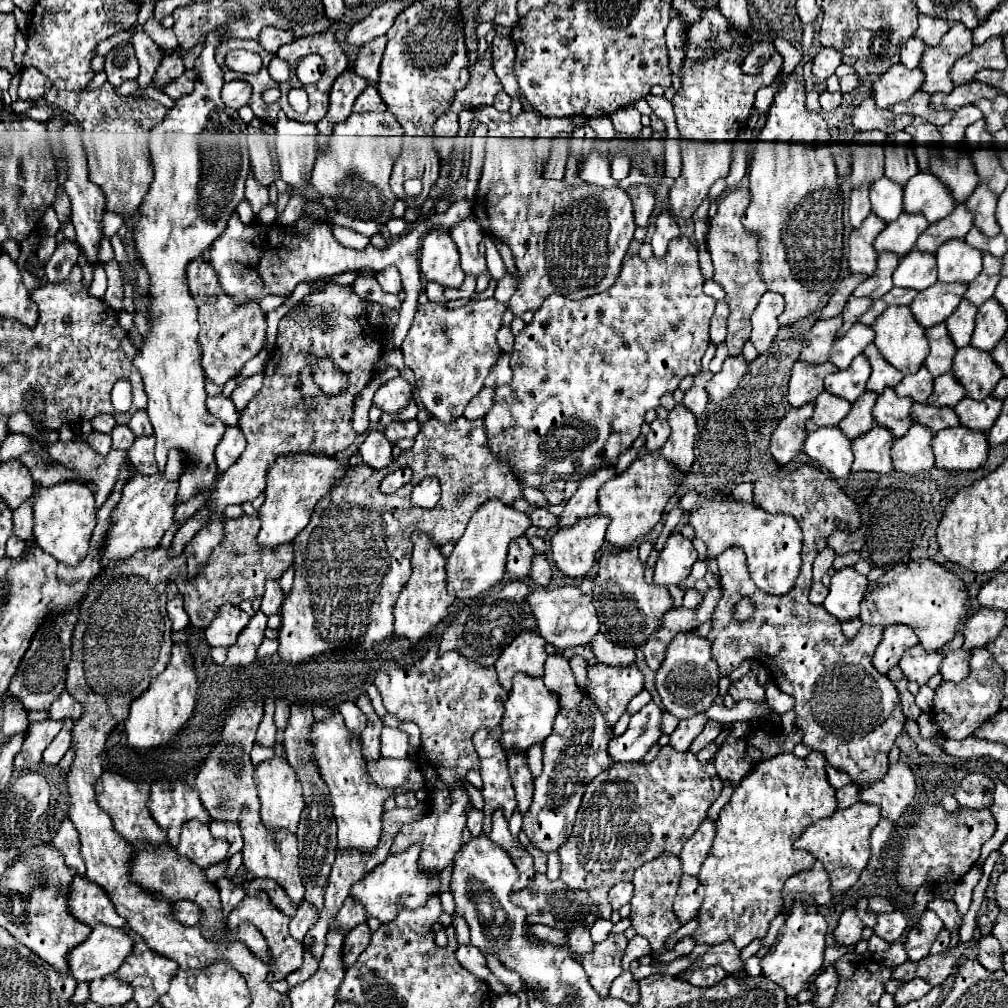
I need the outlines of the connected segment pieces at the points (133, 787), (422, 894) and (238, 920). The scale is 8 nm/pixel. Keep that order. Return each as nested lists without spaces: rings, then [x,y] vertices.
[[[108,770],[94,784],[94,792],[96,792],[98,806],[110,814],[116,832],[122,838],[126,838],[130,844],[138,846],[140,840],[148,840],[150,846],[158,846],[158,844],[166,842],[166,834],[160,830],[160,826],[156,826],[154,818],[150,816],[150,812],[146,808],[146,802],[148,802],[148,796],[150,796],[150,786],[148,784],[132,782],[132,780],[124,778],[124,776]]]
[[[420,842],[412,844],[408,850],[404,850],[402,854],[390,854],[382,864],[378,864],[374,870],[370,870],[360,882],[356,882],[352,886],[352,896],[356,896],[368,916],[378,918],[380,922],[390,922],[396,918],[396,914],[400,912],[400,908],[410,908],[416,910],[420,906],[424,906],[424,902],[430,898],[430,894],[440,894],[440,878],[438,876],[428,876],[420,870],[418,866],[418,858],[420,858]]]
[[[256,894],[256,896],[244,896],[242,902],[228,914],[228,926],[230,928],[236,928],[238,924],[242,924],[242,920],[248,920],[252,922],[260,932],[262,936],[266,938],[268,946],[270,946],[270,952],[272,952],[272,966],[270,966],[270,974],[268,974],[268,980],[270,982],[276,982],[276,980],[284,980],[290,972],[298,970],[302,966],[302,954],[304,954],[304,948],[300,942],[296,942],[290,934],[288,934],[288,924],[290,924],[290,918],[286,914],[282,914],[276,906],[272,906],[268,894]]]

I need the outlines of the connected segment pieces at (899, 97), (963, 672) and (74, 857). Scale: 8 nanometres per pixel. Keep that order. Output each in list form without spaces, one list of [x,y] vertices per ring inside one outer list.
[[[894,64],[886,74],[882,74],[872,84],[872,96],[876,108],[890,108],[896,102],[908,100],[924,82],[924,72],[920,68],[908,70],[904,64]]]
[[[956,632],[956,636],[942,648],[942,652],[944,652],[944,662],[942,662],[940,674],[942,674],[944,680],[960,682],[964,676],[968,676],[970,652],[962,648],[962,642],[964,642],[962,632]]]
[[[64,818],[64,820],[60,822],[52,844],[64,854],[66,864],[68,864],[70,868],[76,868],[76,870],[78,870],[78,876],[84,876],[86,868],[84,868],[84,862],[82,862],[82,856],[80,856],[78,830],[74,828],[74,824],[72,824],[70,818]]]

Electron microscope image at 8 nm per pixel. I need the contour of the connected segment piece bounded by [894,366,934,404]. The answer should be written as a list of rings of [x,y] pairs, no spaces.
[[[922,366],[916,374],[904,376],[902,382],[894,388],[894,392],[896,392],[898,396],[908,396],[908,398],[912,398],[914,402],[924,404],[924,402],[928,400],[928,396],[932,394],[932,384],[934,384],[932,374],[928,374],[926,366]]]

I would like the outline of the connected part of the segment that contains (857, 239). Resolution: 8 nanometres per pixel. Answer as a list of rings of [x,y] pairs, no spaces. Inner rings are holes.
[[[870,214],[858,230],[850,234],[850,254],[848,254],[848,270],[850,274],[866,274],[872,276],[876,270],[876,254],[874,254],[874,240],[884,230],[884,222]]]

